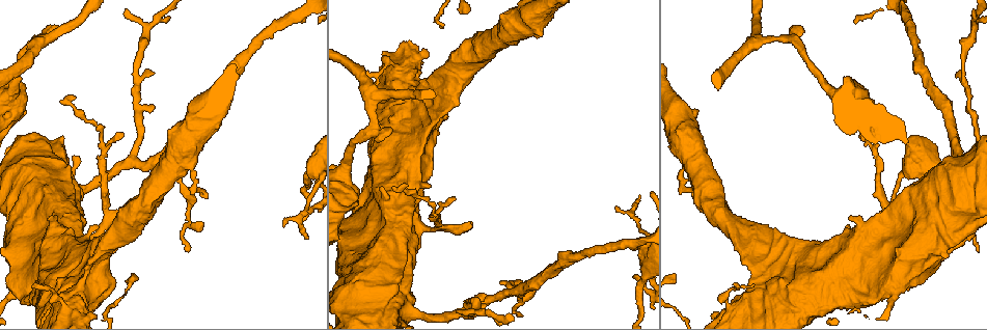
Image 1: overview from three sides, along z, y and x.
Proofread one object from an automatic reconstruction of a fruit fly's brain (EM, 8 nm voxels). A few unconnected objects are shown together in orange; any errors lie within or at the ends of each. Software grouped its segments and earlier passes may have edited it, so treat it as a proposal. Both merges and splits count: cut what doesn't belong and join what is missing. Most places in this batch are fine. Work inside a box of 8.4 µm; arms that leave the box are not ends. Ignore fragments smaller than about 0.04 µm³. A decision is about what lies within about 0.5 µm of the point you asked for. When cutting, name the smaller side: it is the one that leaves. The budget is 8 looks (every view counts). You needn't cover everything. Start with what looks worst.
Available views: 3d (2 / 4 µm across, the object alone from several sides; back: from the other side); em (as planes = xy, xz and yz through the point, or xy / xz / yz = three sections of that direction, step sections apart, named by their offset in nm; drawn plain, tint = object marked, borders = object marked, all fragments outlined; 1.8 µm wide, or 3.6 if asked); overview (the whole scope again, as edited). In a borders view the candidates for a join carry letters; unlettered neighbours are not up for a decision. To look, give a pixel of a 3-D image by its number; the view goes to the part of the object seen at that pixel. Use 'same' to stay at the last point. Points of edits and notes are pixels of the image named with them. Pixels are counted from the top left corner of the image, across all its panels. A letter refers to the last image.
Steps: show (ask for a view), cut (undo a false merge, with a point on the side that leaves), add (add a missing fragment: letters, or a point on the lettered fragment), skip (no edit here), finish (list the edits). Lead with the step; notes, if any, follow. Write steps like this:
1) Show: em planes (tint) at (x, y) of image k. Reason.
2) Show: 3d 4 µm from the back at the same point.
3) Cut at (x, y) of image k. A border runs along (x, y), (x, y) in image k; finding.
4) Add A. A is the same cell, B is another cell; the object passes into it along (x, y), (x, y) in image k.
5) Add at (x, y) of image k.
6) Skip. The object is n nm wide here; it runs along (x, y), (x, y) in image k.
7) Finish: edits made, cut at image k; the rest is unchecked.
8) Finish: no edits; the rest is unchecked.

Show: 3d 4 µm at (632, 276) of image 1.

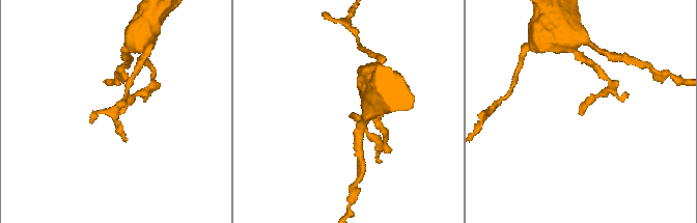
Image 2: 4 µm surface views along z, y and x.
Show: em planes (borders) at (349, 115) of image 2. Now the EM.

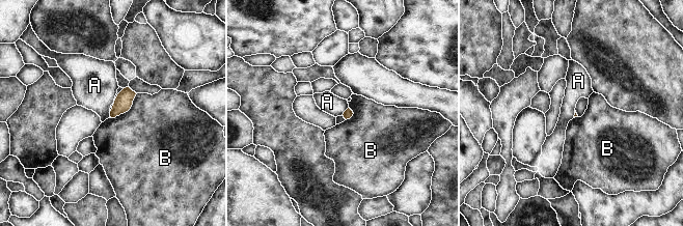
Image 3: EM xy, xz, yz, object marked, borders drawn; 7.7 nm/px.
Skip. A and B are other cells; no lettered fragment goes on from it.

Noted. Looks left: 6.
Show: em planes (borders) at (753, 284) of image 1. Tapers out.

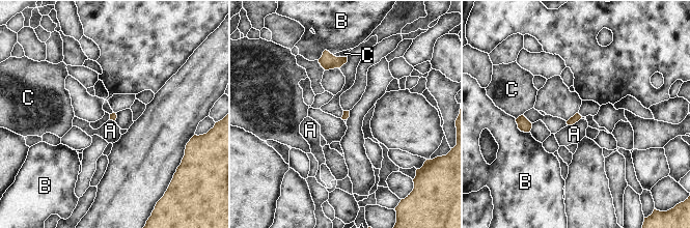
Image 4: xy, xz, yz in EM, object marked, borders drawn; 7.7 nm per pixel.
Skip. A, B and C are other cells; a border runs along (581, 118), (568, 125) in image 4; none of them fits.

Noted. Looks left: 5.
Show: 3d 4 µm from the back at (790, 27) of image 1. Branch stops here.

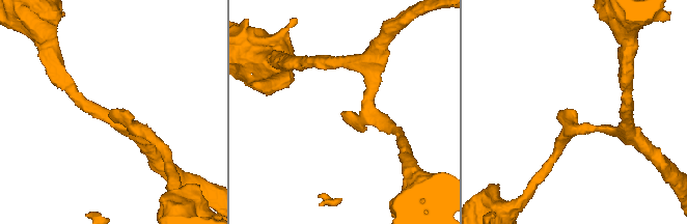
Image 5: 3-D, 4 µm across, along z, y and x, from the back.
Show: em 3.6 µm planes (tint) at (577, 114) of image 5. The arms are 190, 220 nm wide; now the EM.

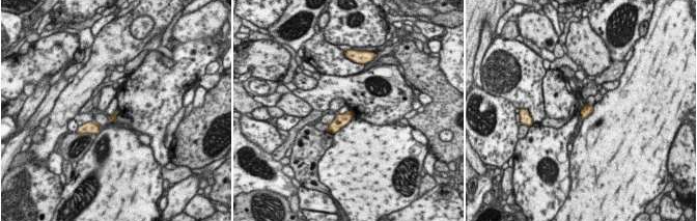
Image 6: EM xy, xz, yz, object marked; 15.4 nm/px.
Show: em 3.6 µm planes (borders) at the same point.

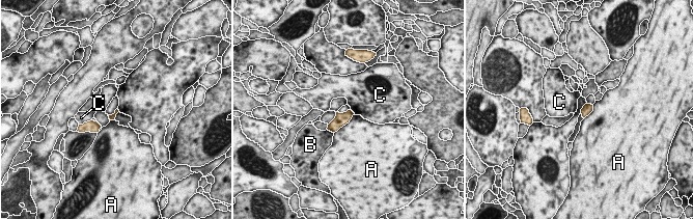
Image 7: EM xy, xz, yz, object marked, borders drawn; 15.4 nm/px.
Skip. A, B and C are other cells; a border runs along (91, 119), (83, 124) in image 7; no lettered fragment goes on from it.

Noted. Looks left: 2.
Finish: no edits; the rest is unchecked.

